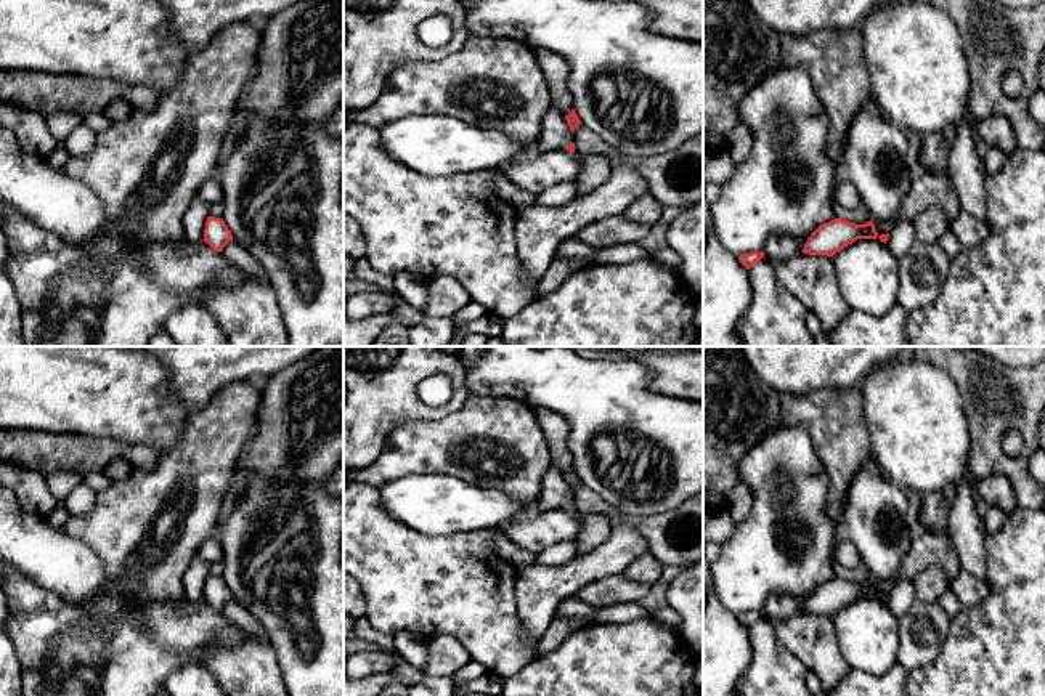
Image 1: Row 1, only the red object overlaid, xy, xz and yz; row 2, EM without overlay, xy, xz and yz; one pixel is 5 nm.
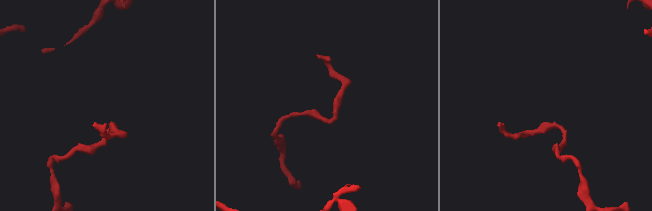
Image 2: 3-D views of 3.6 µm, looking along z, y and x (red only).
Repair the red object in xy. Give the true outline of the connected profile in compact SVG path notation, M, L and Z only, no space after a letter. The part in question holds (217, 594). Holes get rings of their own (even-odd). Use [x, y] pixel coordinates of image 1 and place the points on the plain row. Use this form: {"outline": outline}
{"outline": "M209 576L204 589L204 601L213 609L222 611L230 600L233 600L233 595L225 581L222 577Z"}

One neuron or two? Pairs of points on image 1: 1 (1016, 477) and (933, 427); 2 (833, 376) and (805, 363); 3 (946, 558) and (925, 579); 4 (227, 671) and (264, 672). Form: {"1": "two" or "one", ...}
{"1": "two", "2": "one", "3": "two", "4": "one"}

